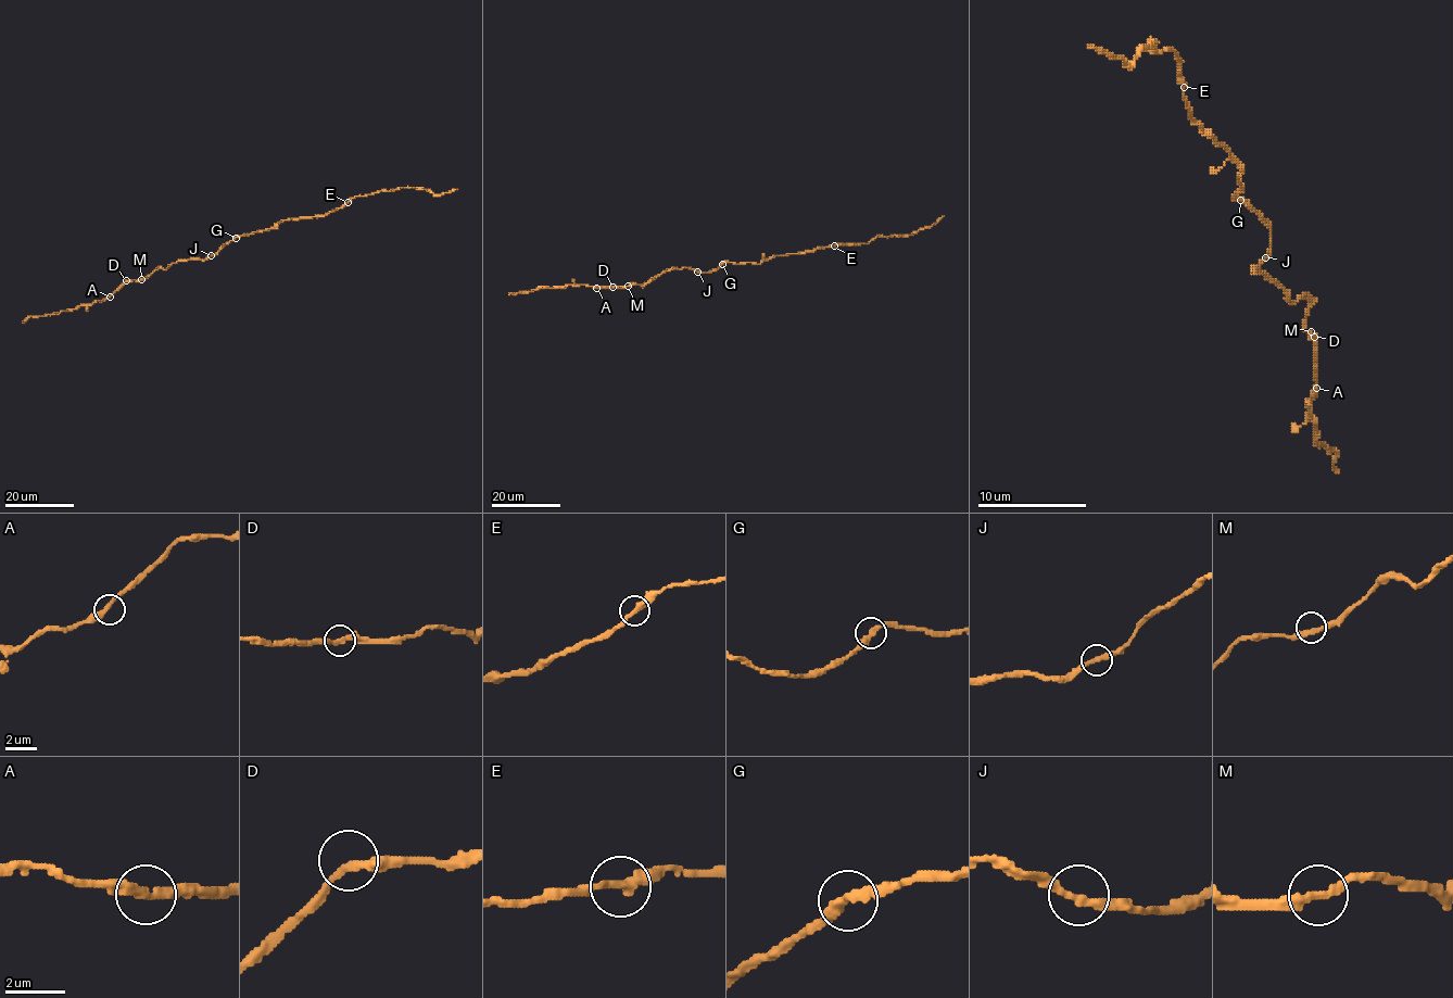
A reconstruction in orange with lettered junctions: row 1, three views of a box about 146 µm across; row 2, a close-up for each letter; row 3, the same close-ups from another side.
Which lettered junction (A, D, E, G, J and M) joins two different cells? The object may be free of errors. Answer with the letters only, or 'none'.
none

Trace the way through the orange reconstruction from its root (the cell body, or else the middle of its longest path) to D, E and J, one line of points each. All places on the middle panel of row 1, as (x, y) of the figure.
D: (722, 264), (709, 273), (687, 267), (672, 268), (642, 286), (613, 287)
E: (722, 264), (760, 264), (774, 255), (834, 245)
J: (722, 264), (709, 273), (697, 272)

